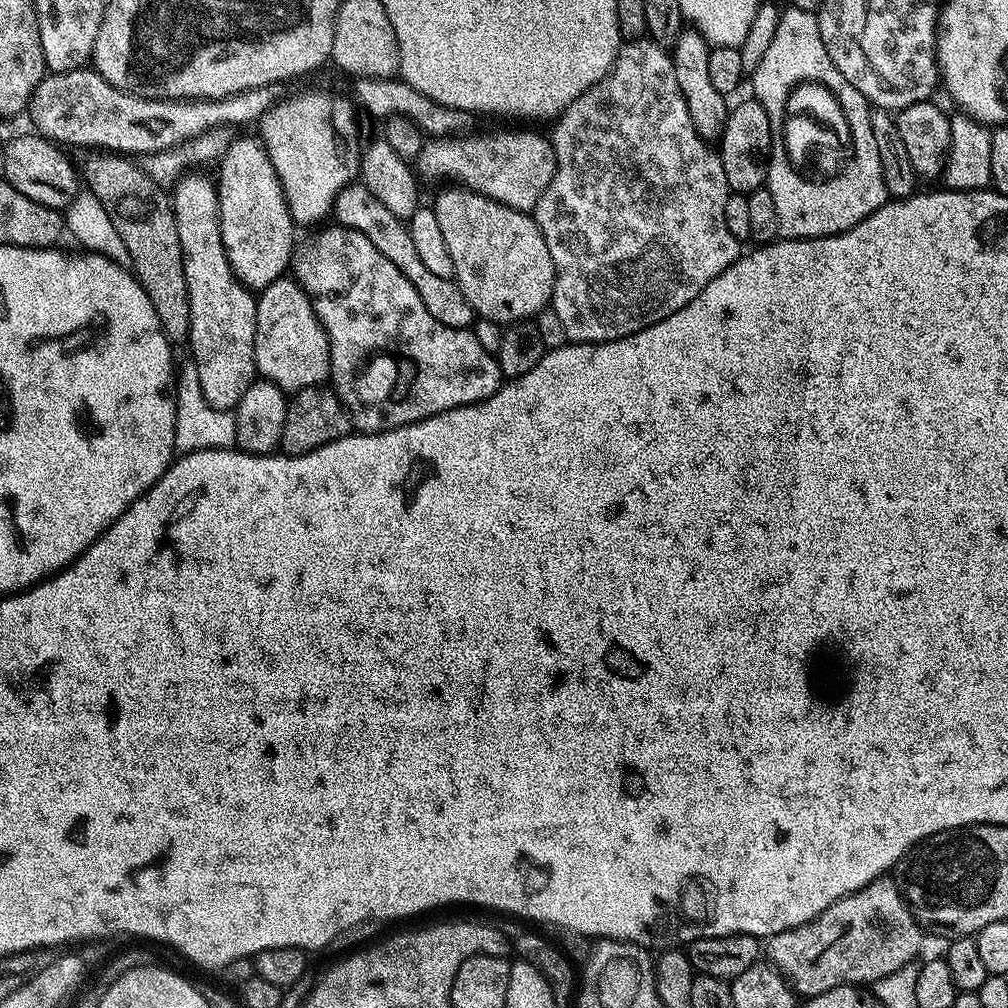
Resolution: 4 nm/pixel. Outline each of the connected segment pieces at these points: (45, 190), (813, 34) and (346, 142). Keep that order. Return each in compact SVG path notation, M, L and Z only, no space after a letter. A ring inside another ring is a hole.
M39 134L32 136L16 136L4 148L4 172L3 179L7 180L14 190L26 194L34 202L42 202L42 206L50 206L64 210L71 203L73 197L77 195L76 180L78 184L78 172L72 169L72 164L68 161L68 156L63 147L57 146L53 141L47 140L46 137Z
M791 6L785 7L781 11L778 30L774 30L774 38L770 42L766 54L762 57L762 62L758 62L756 69L751 72L750 84L751 80L751 95L760 103L762 110L766 110L766 118L770 118L772 157L768 163L766 187L770 190L770 198L774 198L774 207L778 209L780 230L785 237L812 240L816 236L836 236L840 232L848 232L854 226L858 226L867 216L874 214L874 210L878 210L883 204L888 203L890 197L886 190L886 182L882 178L882 158L878 158L878 145L874 139L873 105L868 103L862 90L854 90L854 86L850 86L850 82L846 82L842 70L838 70L838 66L834 66L830 54L826 54L826 46L822 42L822 34L820 33L820 18L816 12L807 12ZM808 81L822 84L833 92L834 98L838 100L838 105L841 106L842 112L845 114L846 122L849 123L851 136L852 161L846 166L844 164L835 174L829 175L819 182L797 171L788 160L787 151L784 149L787 98L794 88Z
M296 92L276 101L258 121L258 139L278 176L288 209L297 225L319 225L324 215L333 211L338 194L360 175L360 128L356 125L358 108L336 92Z

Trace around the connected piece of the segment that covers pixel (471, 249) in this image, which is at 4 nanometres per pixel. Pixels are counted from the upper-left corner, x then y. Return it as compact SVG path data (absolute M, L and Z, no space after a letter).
M448 186L445 192L440 192L436 196L436 201L431 201L430 207L434 210L434 214L438 214L438 223L442 229L444 241L447 248L450 249L450 259L454 262L454 277L456 285L462 290L462 294L466 294L466 302L470 302L473 313L479 319L493 320L496 324L507 326L510 324L519 324L521 322L531 321L540 315L549 307L552 298L552 287L556 281L556 267L550 258L550 250L546 250L546 238L542 238L542 230L536 225L535 219L527 212L519 212L505 204L494 202L490 198L486 198L477 192L470 192L463 186Z

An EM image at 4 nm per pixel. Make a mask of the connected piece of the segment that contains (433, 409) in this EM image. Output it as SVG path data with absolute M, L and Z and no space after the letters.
M321 227L316 230L321 232L305 240L303 237L293 247L290 276L312 301L312 308L324 327L330 350L330 384L344 403L353 425L364 434L389 432L391 428L416 424L451 408L489 400L502 387L500 363L493 353L482 350L475 331L442 326L426 310L406 274L384 257L366 234L353 228L331 227Z

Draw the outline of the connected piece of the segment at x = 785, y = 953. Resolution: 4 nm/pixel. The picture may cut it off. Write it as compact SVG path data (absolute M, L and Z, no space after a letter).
M888 879L871 880L864 888L859 888L849 896L843 896L838 902L822 910L822 914L818 914L810 922L767 937L767 959L791 984L792 991L797 997L817 996L843 984L871 986L878 978L886 978L886 974L894 974L894 970L917 959L916 955L920 952L920 943L923 942L925 933L912 917L912 911L908 908L904 897L900 895L897 881Z

